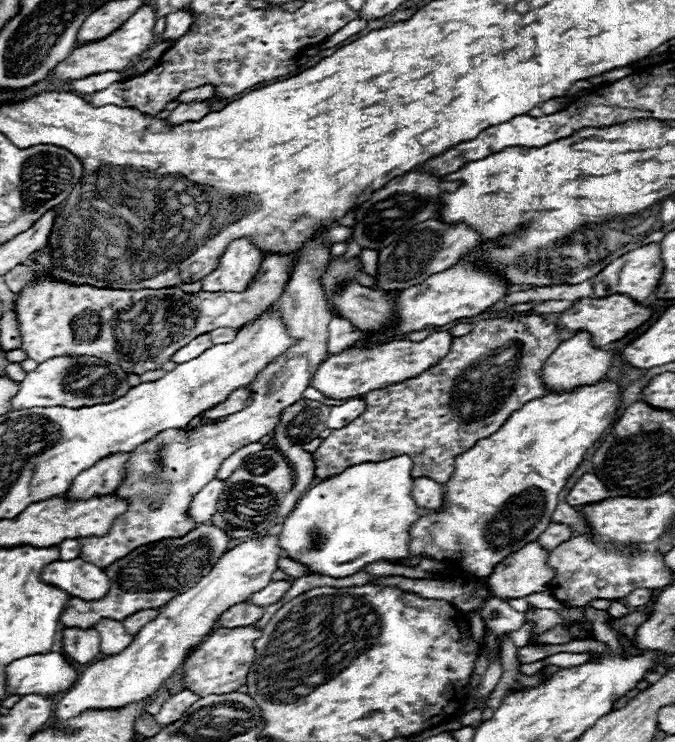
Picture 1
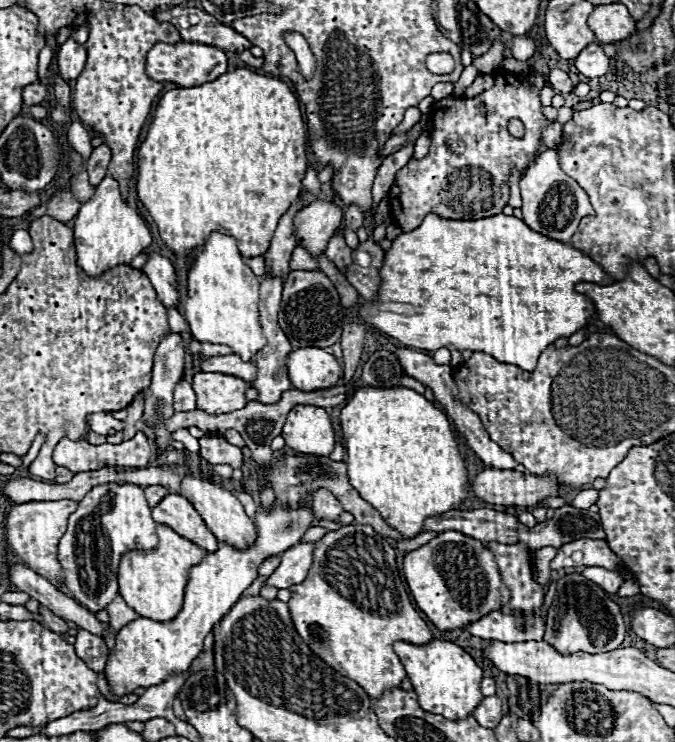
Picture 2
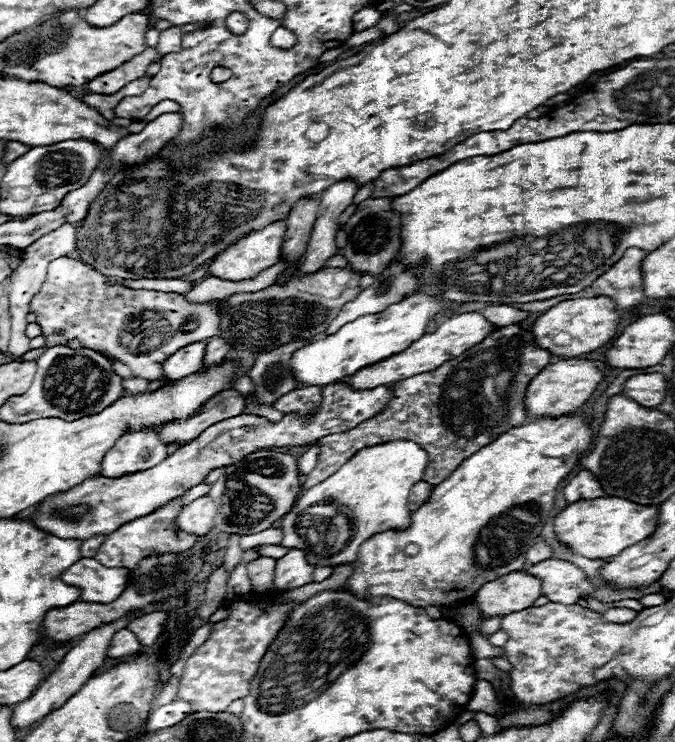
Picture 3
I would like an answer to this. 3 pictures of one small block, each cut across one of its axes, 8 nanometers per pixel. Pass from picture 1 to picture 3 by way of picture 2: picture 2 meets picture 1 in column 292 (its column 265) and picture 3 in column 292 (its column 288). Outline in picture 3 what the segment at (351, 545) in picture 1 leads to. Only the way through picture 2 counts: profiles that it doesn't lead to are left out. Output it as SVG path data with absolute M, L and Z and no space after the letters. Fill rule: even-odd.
M396 440L396 442L386 442L386 444L358 450L332 476L328 476L324 482L312 486L310 490L306 490L296 500L296 506L280 520L280 528L284 532L282 546L304 550L308 562L312 562L314 566L336 566L336 564L354 562L360 544L366 542L372 534L378 534L378 532L384 532L390 528L406 528L408 526L410 514L412 514L406 508L408 494L410 494L410 488L422 480L426 464L428 464L426 450L420 448L412 440ZM314 508L320 508L320 510L324 508L326 516L314 514Z

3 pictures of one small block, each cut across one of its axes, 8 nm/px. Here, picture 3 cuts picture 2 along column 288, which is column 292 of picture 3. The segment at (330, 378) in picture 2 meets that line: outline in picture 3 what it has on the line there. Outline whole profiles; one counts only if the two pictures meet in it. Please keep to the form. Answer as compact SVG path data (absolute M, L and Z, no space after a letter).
M414 294L402 302L388 306L384 312L360 316L358 320L342 326L338 332L298 348L292 354L290 368L304 386L332 384L336 380L342 380L344 376L352 376L366 366L372 366L384 358L390 358L392 354L406 350L416 338L420 338L426 332L426 324L446 306L456 308L456 304L452 302L434 300L424 294Z

